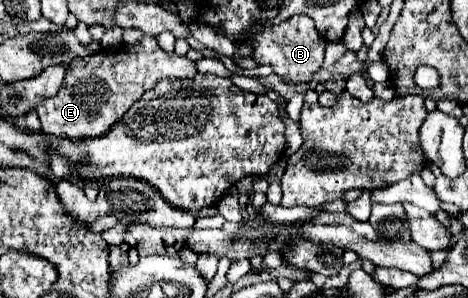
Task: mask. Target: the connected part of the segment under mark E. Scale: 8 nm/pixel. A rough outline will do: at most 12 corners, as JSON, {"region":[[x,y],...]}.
{"region":[[152,36],[66,70],[42,132],[100,138],[164,78],[196,64]]}

